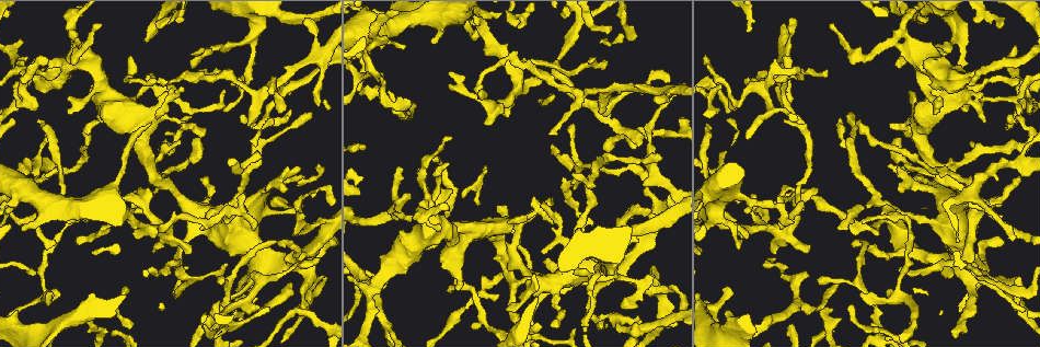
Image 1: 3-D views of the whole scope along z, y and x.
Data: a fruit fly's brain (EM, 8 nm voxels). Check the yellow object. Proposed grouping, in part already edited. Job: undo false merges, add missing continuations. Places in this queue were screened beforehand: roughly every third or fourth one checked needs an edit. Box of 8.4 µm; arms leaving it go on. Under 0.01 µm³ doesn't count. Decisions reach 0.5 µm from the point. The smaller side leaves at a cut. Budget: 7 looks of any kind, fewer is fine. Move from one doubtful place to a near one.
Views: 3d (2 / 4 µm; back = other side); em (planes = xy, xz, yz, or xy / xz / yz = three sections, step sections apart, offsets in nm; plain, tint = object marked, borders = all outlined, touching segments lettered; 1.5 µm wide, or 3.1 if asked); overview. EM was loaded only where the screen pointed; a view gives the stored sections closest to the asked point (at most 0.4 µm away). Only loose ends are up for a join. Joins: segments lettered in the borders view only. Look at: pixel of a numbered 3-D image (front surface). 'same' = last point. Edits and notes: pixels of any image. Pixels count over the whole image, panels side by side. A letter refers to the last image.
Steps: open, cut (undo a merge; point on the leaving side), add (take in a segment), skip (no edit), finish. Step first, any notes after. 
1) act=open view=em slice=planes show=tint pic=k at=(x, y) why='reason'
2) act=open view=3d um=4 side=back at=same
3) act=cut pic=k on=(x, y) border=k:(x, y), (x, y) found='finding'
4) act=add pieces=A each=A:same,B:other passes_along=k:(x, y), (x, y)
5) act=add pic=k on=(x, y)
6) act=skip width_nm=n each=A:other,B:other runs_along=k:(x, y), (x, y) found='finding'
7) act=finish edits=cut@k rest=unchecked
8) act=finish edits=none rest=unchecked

act=open view=em slice=xy step=8 show=borders pic=1 at=(549, 133) why='tapers out'

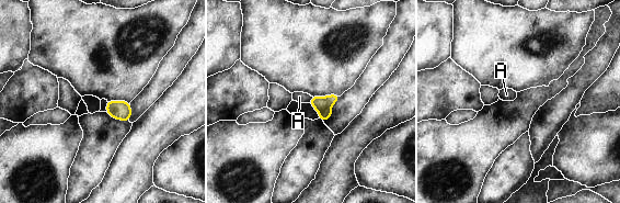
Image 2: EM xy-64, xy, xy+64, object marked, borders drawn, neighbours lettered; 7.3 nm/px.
act=skip each=A:other border=2:(312, 97), (308, 102) found='none of them fits'

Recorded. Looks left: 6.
act=open view=3d um=2 pic=1 at=(580, 163) why='branch point'

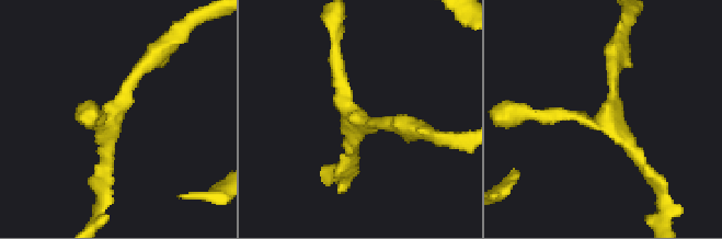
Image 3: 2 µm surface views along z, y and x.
act=open view=em slice=xz step=8 show=borders pic=3 at=(111, 121) why='shape alone is not enough'

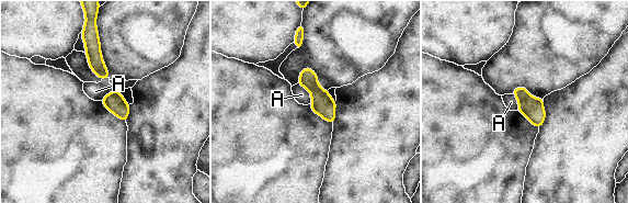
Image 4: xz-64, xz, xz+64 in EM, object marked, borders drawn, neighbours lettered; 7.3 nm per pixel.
act=skip longest_contact=A:180nm each=A:other border=4:(298, 82), (310, 93), (310, 103) found='continuous, no second neuron'

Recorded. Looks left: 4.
act=open view=3d um=4 pic=1 at=(397, 203)

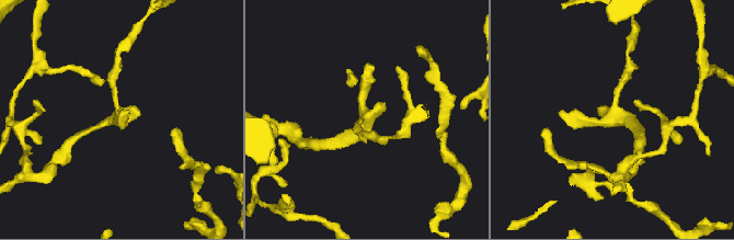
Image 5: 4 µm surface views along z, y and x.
act=open view=em slice=xy step=4 show=borders pic=5 at=(611, 116) why='shape alone is not enough'

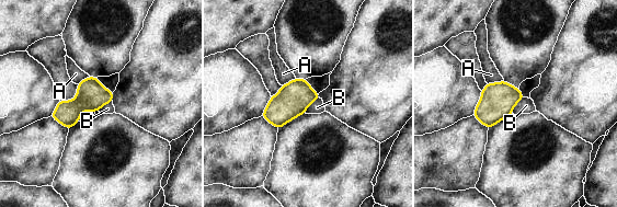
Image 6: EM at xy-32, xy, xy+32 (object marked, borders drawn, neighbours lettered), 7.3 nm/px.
act=open view=em slice=planes show=borders at=same

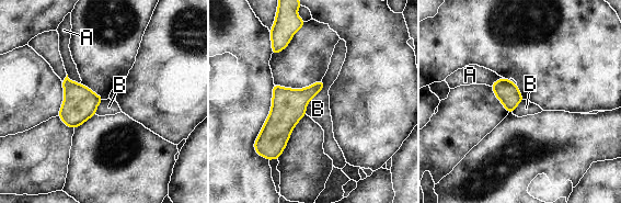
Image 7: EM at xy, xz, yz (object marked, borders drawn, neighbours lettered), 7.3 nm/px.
act=skip width_nm=240 each=A:other,B:other runs_along=7:(320, 83), (282, 120), (268, 156) found='all the same neuron'

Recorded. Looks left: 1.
act=finish edits=none rest=unchecked

